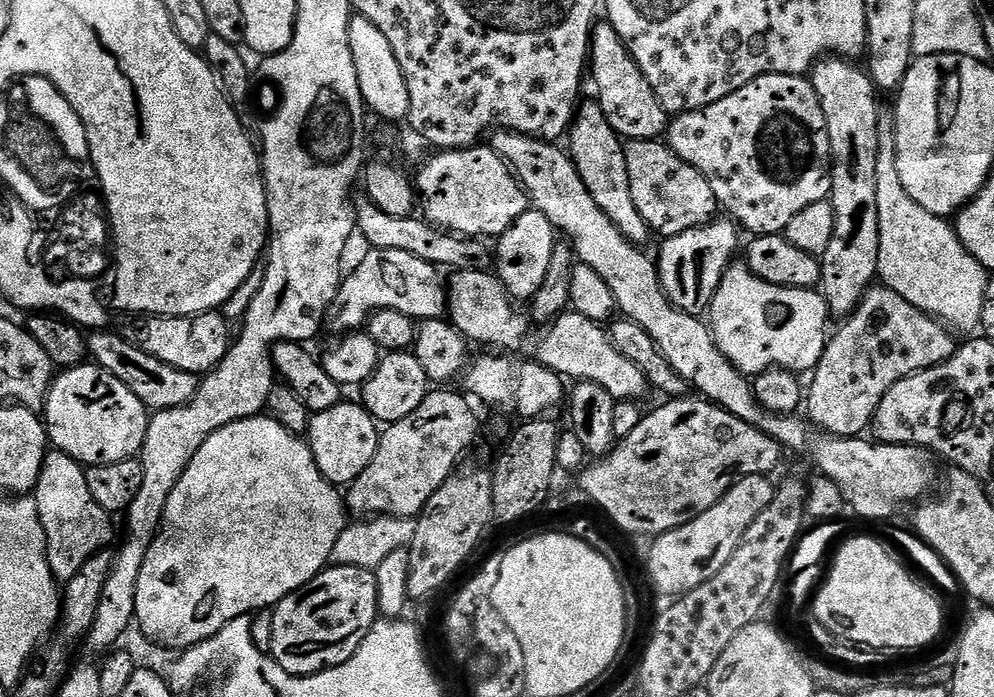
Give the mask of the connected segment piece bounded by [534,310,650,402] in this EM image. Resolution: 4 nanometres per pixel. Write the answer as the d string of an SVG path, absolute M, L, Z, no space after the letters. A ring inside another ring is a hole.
M565 310L547 325L544 337L536 344L535 363L545 364L559 376L572 382L585 380L602 386L602 390L610 393L617 402L640 402L643 396L650 392L650 385L646 374L626 358L614 346L611 335L604 332L599 323L582 314Z

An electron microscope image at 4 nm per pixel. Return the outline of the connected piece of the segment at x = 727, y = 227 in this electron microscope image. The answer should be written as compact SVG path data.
M717 219L703 228L686 230L677 236L669 236L663 241L664 245L660 248L660 256L658 255L660 284L668 295L668 301L675 308L700 314L714 298L716 286L724 277L724 270L729 267L733 259L731 256L736 252L737 225L731 219L723 219Z

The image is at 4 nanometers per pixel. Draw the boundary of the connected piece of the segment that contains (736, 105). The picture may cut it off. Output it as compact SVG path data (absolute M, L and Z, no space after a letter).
M775 74L759 76L754 82L750 82L738 90L734 90L734 94L730 94L726 98L714 102L708 108L699 108L693 112L681 112L669 123L666 133L666 143L678 159L687 164L692 164L704 175L706 182L710 182L710 190L714 190L717 205L723 211L725 208L729 212L725 213L743 231L745 228L746 231L752 232L751 235L753 237L781 235L787 229L788 223L798 214L802 214L802 210L806 210L806 206L814 206L818 202L828 200L832 194L830 134L826 130L826 118L822 114L822 106L820 105L818 94L814 90L811 79L803 76L777 76Z

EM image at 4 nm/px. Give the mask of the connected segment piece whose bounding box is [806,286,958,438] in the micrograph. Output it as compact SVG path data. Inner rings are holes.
M873 286L868 289L864 294L864 299L859 308L852 313L851 317L843 321L844 324L836 333L831 333L830 339L825 343L824 353L820 359L820 363L816 365L814 371L811 373L810 379L812 379L812 389L809 387L806 392L806 413L809 421L815 422L815 420L824 420L818 425L821 433L830 436L847 436L849 438L855 437L864 427L873 423L878 406L882 402L882 398L890 390L890 386L894 386L900 380L905 380L908 376L913 376L916 372L925 372L927 368L933 368L939 364L944 364L952 356L956 355L958 351L958 343L956 344L957 337L953 335L951 331L945 325L941 324L939 320L934 320L932 317L927 316L922 310L918 310L914 306L910 306L910 302L906 302L906 298L902 298L898 294L894 294L894 290L885 288L883 286Z

